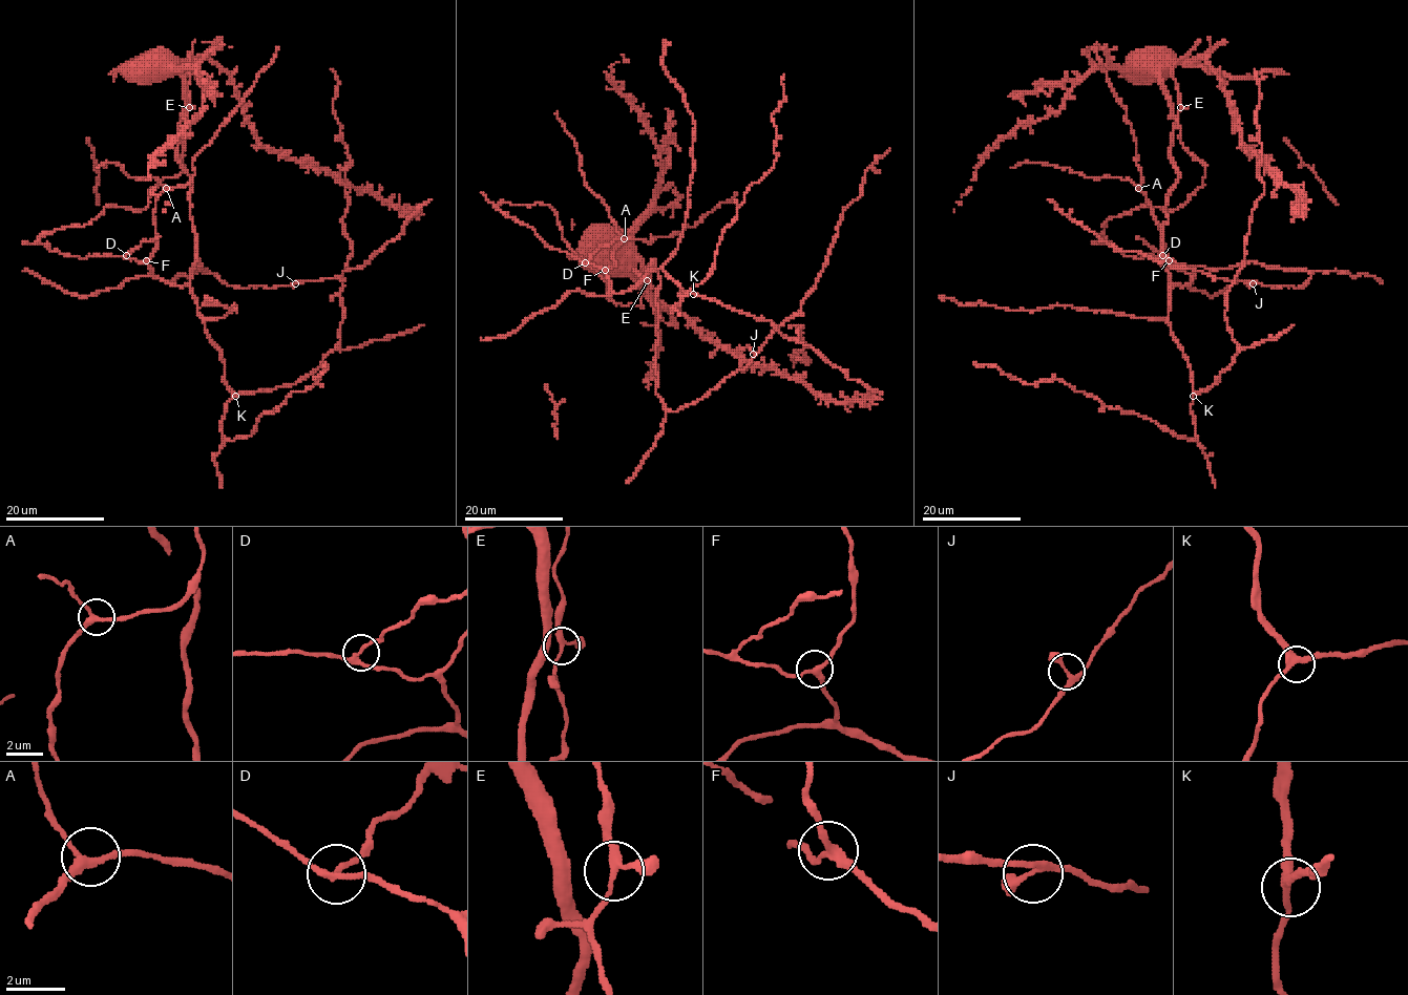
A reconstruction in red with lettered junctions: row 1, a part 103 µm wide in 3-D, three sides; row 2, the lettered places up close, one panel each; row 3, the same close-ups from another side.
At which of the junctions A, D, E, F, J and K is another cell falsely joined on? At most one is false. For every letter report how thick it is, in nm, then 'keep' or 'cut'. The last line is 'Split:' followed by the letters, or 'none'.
A: 260 nm | keep
D: 190 nm | cut
E: 200 nm | keep
F: 260 nm | keep
J: 190 nm | keep
K: 280 nm | keep
Split: D

